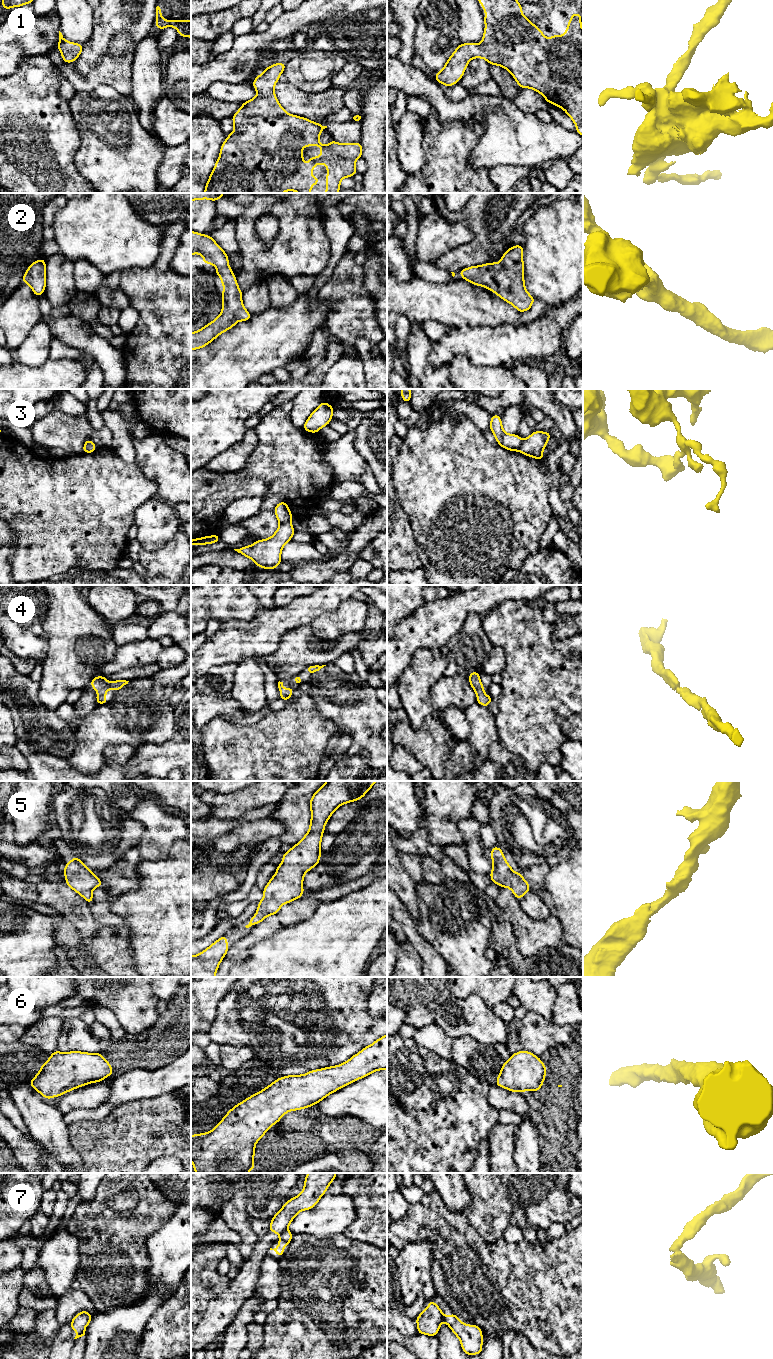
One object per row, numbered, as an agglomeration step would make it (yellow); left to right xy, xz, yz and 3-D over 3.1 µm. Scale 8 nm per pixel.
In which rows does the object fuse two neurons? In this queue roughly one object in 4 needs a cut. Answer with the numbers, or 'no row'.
3, 7

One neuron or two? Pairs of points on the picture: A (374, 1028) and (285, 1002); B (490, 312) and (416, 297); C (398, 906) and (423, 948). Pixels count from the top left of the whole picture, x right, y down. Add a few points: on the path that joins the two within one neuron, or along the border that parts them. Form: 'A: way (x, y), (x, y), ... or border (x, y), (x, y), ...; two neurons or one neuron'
A: way (353, 1025), (335, 1025), (307, 1012); one neuron
B: way (472, 305), (434, 301); one neuron
C: way (402, 916), (415, 938); one neuron

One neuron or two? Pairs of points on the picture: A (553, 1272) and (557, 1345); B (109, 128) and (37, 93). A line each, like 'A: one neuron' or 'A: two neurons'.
A: one neuron
B: two neurons

